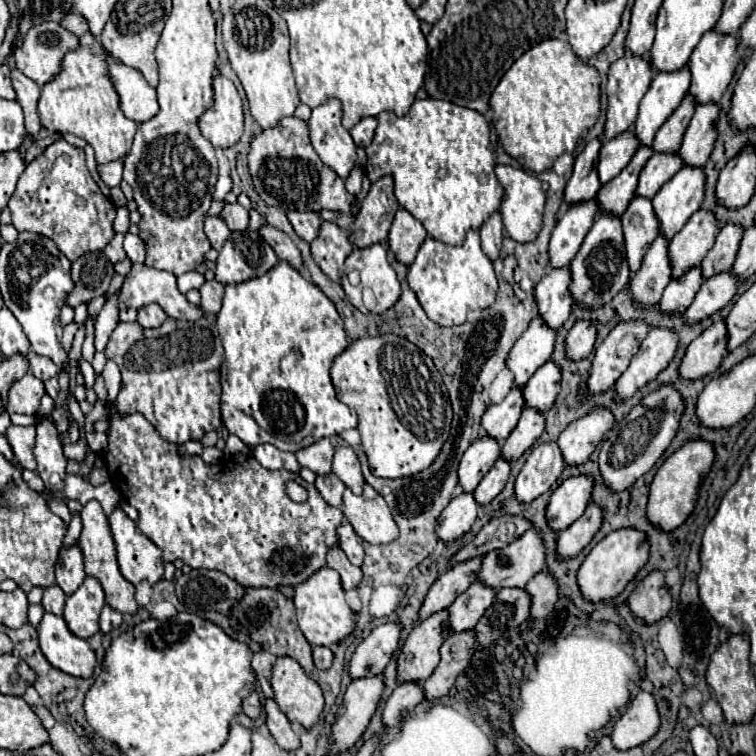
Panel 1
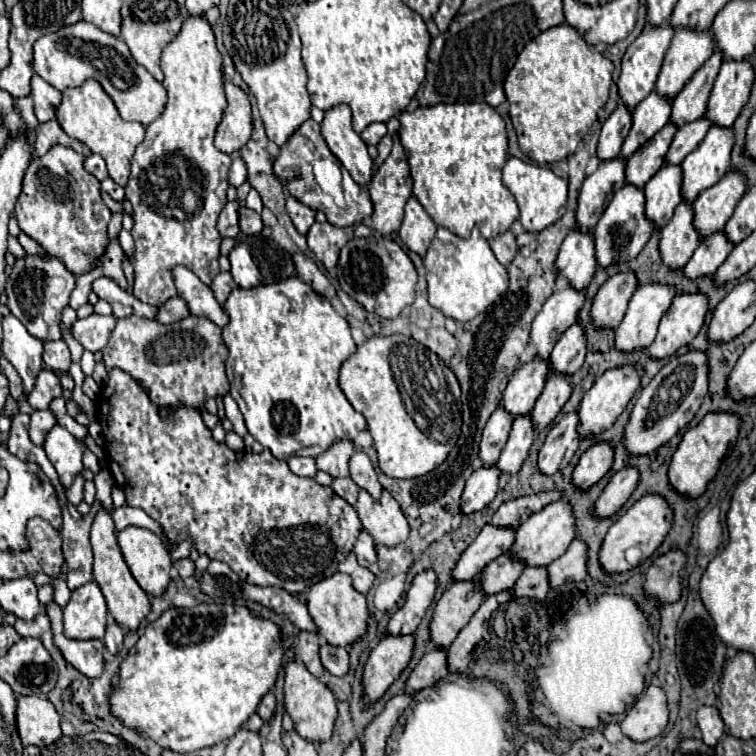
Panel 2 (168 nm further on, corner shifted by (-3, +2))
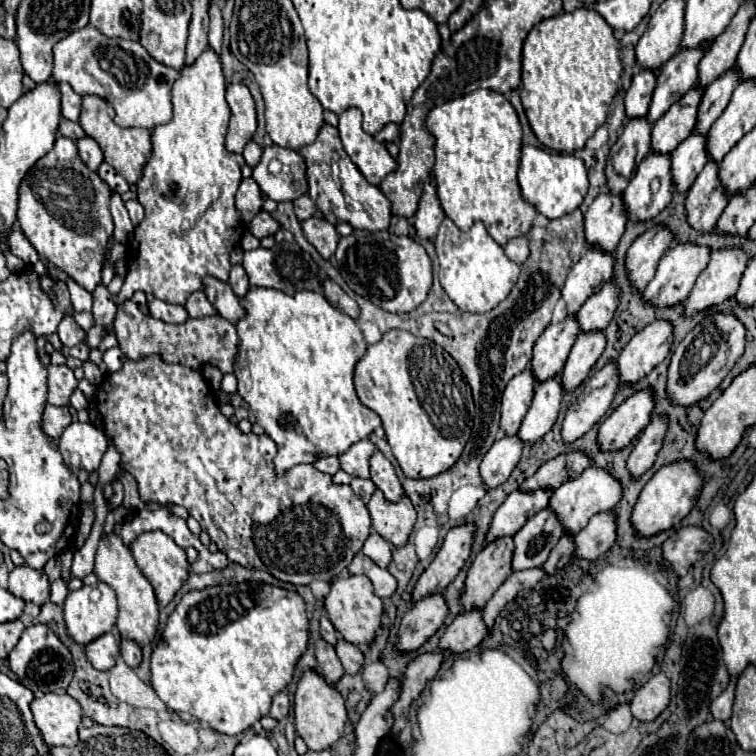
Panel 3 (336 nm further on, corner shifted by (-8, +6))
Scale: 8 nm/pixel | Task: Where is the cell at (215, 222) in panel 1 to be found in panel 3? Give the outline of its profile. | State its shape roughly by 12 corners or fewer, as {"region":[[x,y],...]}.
{"region":[[253,178],[241,180],[235,204],[249,224],[261,210],[263,194]]}

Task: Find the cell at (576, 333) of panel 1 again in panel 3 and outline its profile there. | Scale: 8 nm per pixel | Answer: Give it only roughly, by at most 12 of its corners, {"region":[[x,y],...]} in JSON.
{"region":[[671,228],[645,230],[627,252],[629,280],[645,290],[661,256],[671,248]]}

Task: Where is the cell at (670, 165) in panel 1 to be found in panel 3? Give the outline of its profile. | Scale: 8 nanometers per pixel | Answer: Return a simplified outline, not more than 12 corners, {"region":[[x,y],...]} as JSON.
{"region":[[733,66],[705,88],[695,132],[709,132],[741,82]]}

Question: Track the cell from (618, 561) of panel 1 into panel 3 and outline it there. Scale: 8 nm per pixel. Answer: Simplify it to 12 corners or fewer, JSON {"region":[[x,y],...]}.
{"region":[[691,460],[661,466],[641,490],[633,526],[651,536],[697,504],[703,474]]}

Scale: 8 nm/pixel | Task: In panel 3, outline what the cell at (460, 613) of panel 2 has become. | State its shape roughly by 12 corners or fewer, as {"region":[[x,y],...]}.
{"region":[[513,538],[489,542],[473,560],[463,608],[483,608],[513,572]]}

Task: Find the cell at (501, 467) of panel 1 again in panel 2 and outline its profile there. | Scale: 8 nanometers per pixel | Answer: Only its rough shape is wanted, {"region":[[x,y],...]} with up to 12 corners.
{"region":[[516,418],[496,462],[500,474],[514,476],[528,456],[534,426]]}

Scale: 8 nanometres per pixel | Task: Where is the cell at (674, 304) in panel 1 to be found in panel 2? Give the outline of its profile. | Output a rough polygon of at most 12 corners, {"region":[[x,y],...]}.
{"region":[[722,232],[700,242],[682,270],[696,280],[712,276],[734,244]]}

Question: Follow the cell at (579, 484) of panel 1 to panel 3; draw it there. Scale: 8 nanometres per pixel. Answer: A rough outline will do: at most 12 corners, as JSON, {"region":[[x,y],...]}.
{"region":[[655,390],[633,392],[599,428],[621,450],[649,424]]}

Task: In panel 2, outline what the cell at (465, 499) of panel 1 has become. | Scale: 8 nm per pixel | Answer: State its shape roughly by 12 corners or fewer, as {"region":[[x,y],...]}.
{"region":[[476,470],[466,480],[460,512],[484,510],[498,492],[500,472]]}

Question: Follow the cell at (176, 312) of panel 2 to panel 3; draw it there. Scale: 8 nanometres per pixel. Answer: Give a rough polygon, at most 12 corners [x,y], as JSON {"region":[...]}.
{"region":[[193,292],[185,304],[191,318],[215,316],[205,292]]}

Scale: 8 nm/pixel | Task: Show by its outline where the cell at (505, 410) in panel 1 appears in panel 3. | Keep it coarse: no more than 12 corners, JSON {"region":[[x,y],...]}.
{"region":[[577,316],[549,324],[533,348],[539,382],[565,366],[581,328]]}

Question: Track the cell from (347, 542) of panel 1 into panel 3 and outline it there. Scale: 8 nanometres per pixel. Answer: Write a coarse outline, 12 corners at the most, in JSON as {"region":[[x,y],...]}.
{"region":[[377,532],[365,540],[363,554],[379,568],[391,564],[391,542]]}

